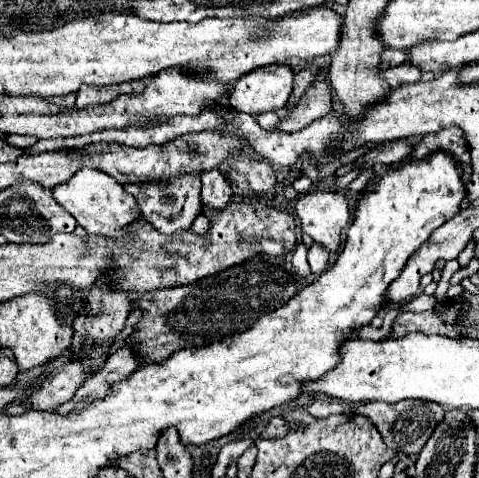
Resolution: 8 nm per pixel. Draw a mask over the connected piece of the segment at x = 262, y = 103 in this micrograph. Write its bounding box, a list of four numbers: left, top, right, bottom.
[230,64,292,116]

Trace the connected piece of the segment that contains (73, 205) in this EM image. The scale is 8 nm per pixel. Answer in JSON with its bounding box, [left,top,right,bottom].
[52,168,140,238]

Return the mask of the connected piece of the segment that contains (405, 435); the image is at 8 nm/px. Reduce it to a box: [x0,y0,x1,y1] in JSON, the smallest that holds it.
[352,400,444,454]

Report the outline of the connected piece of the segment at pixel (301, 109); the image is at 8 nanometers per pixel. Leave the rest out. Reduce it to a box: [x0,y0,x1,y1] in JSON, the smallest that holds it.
[278,78,332,132]

